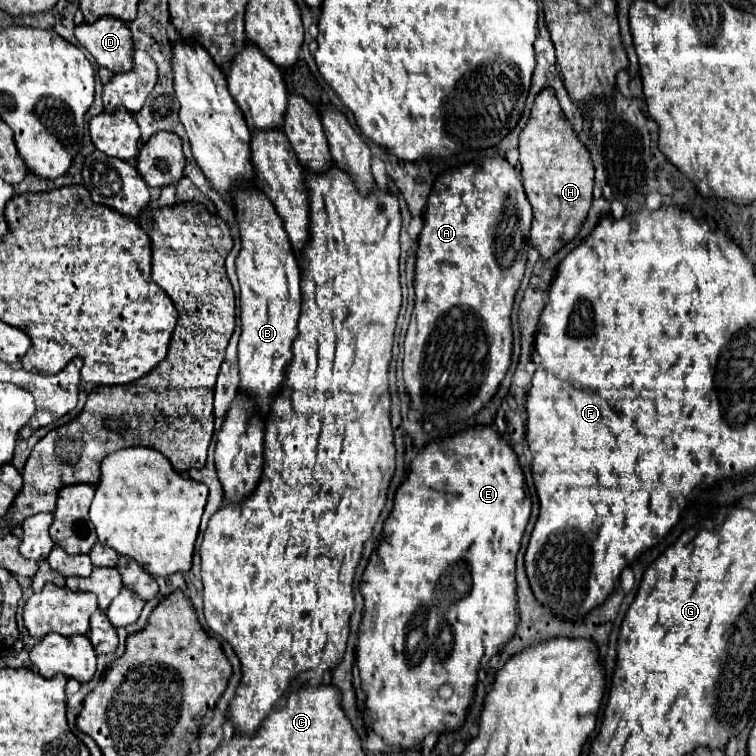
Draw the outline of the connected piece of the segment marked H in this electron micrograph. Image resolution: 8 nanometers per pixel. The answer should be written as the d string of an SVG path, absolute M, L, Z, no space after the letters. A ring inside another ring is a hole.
M543 89L535 99L531 119L519 135L519 153L525 195L533 207L531 245L545 261L581 231L593 201L593 161L561 115L553 89Z

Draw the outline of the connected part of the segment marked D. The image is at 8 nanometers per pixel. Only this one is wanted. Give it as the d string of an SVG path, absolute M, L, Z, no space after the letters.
M101 17L95 23L75 27L77 41L95 57L101 67L113 73L133 67L133 39L129 27L115 17Z

